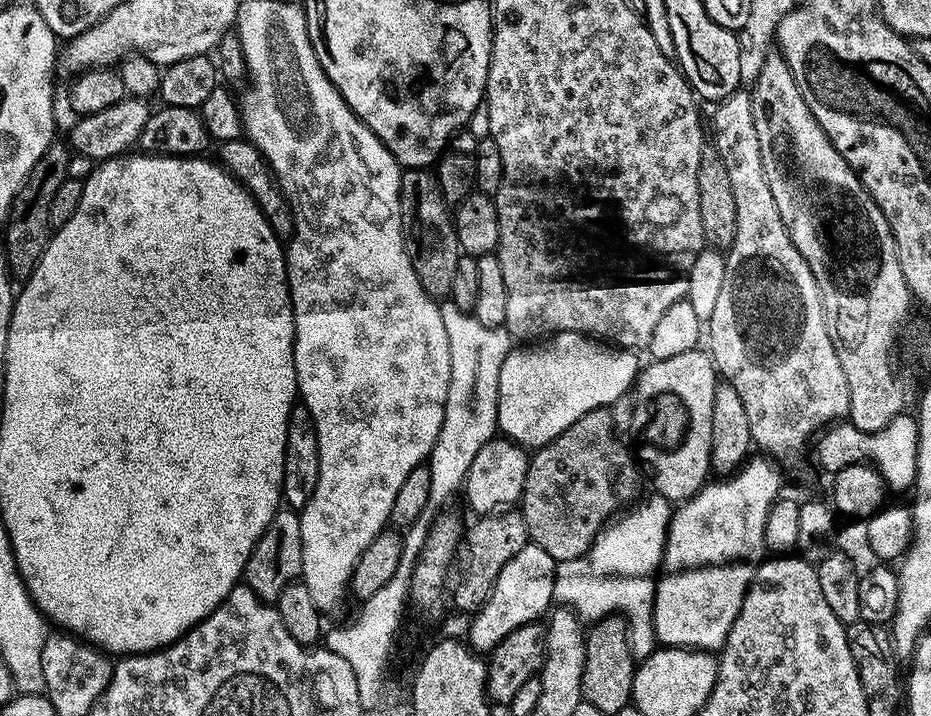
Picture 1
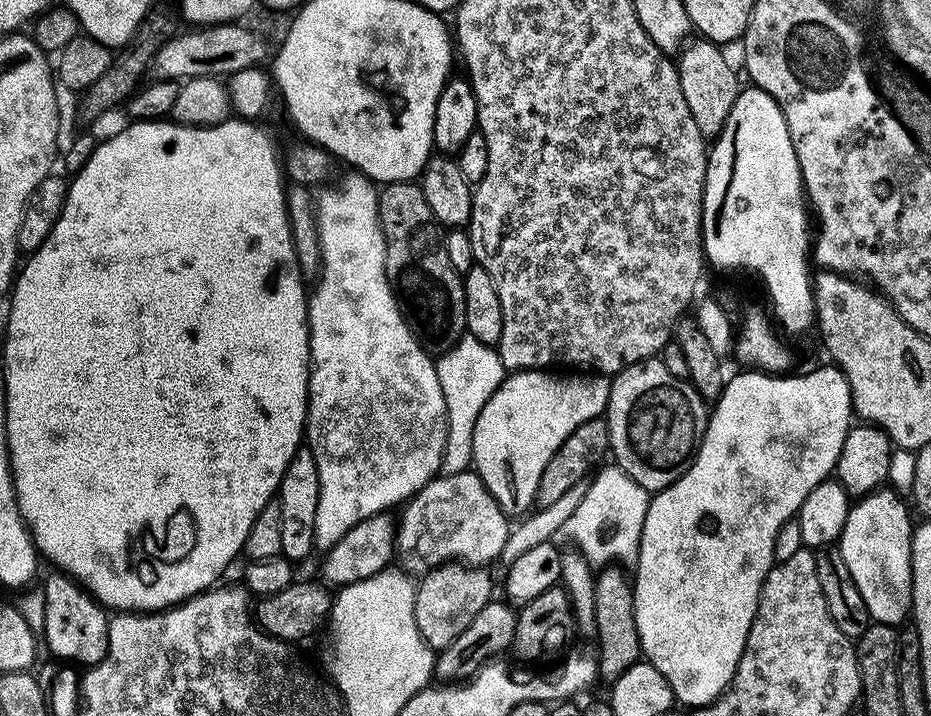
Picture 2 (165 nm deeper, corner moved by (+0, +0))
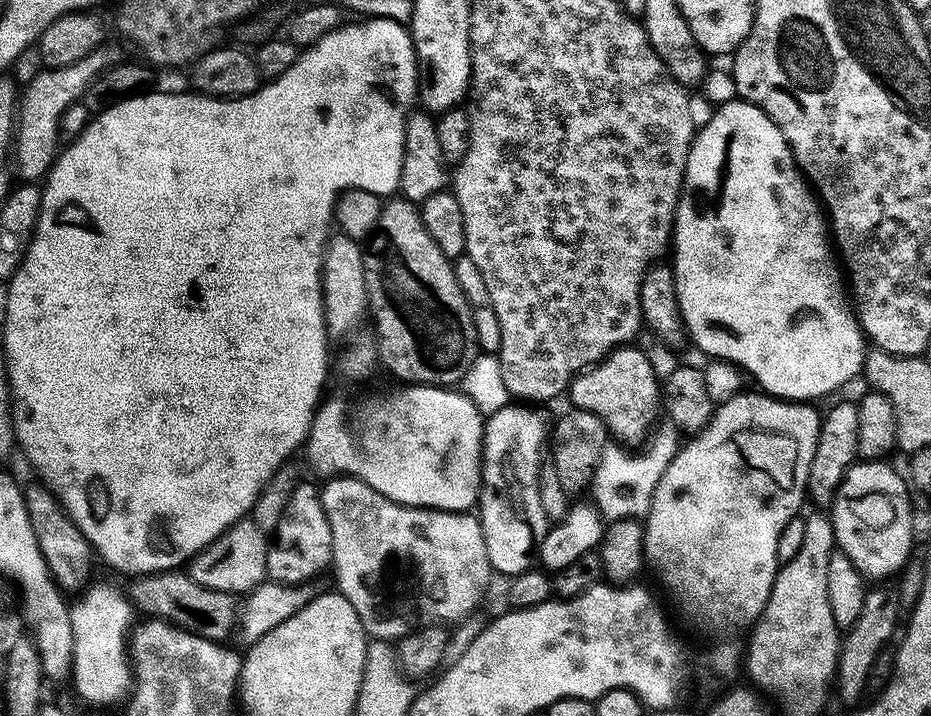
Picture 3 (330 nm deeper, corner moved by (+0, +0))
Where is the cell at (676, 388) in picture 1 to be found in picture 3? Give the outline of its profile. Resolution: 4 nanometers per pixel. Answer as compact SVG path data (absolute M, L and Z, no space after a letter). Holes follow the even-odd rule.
M625 346L609 352L605 360L579 373L566 393L575 407L598 414L609 433L624 446L643 445L657 427L656 419L662 416L661 377L651 355L636 347Z

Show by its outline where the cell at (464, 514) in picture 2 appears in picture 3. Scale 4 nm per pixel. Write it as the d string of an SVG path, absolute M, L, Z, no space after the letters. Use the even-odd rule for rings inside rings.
M337 475L327 481L328 485L320 488L320 497L326 510L326 518L330 522L330 538L332 539L332 563L331 571L336 571L335 587L354 606L354 610L360 615L360 621L365 633L369 637L380 642L396 642L408 636L413 630L421 625L431 625L433 622L447 622L453 620L459 622L467 616L475 613L478 606L476 603L484 596L484 587L488 584L488 576L493 575L493 570L488 565L486 558L486 542L482 538L482 526L479 519L471 511L467 512L444 512L441 508L412 508L406 504L386 498L378 490L374 490L366 481L354 476Z

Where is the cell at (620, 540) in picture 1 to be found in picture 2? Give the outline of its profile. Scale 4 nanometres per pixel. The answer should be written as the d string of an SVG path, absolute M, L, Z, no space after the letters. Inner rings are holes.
M611 467L605 472L597 471L591 477L586 498L579 503L578 510L574 511L562 531L564 536L568 535L576 543L573 544L575 551L581 552L593 566L612 566L624 562L620 560L635 561L640 549L642 526L646 522L650 494L619 467Z

